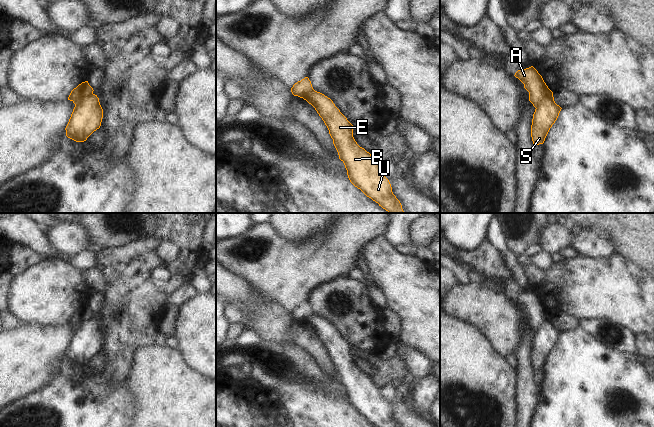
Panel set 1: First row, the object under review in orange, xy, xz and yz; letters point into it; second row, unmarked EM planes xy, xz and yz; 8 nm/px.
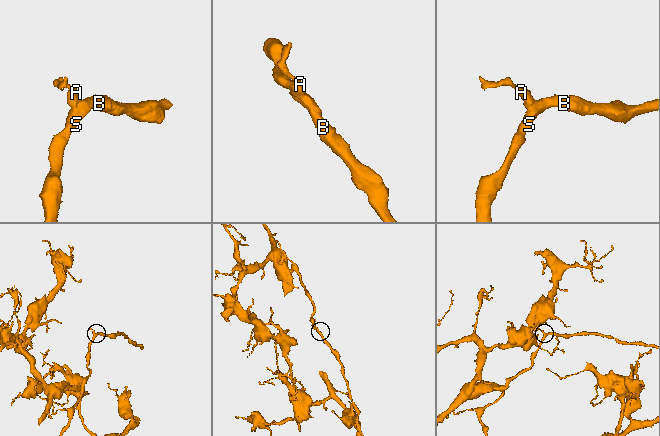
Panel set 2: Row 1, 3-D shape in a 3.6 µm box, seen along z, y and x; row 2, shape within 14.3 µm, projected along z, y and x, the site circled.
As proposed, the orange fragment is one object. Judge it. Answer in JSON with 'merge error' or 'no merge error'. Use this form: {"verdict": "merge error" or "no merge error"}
{"verdict": "merge error"}

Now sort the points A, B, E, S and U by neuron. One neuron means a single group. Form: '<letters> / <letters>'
A / B E S U

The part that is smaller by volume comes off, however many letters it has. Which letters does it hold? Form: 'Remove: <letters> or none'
Remove: A

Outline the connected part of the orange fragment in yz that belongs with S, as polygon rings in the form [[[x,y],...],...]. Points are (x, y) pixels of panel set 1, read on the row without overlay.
[[[553,317],[544,321],[535,333],[531,349],[531,361],[534,370],[543,368],[545,362],[557,344],[561,331],[554,325]]]

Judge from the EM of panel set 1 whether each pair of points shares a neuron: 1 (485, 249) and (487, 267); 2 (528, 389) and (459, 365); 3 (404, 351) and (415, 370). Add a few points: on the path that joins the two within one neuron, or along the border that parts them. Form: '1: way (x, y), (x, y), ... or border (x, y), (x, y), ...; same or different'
1: way (485, 253), (487, 263); same
2: border (516, 369), (517, 409); different
3: way (409, 356), (415, 362), (415, 365); same

